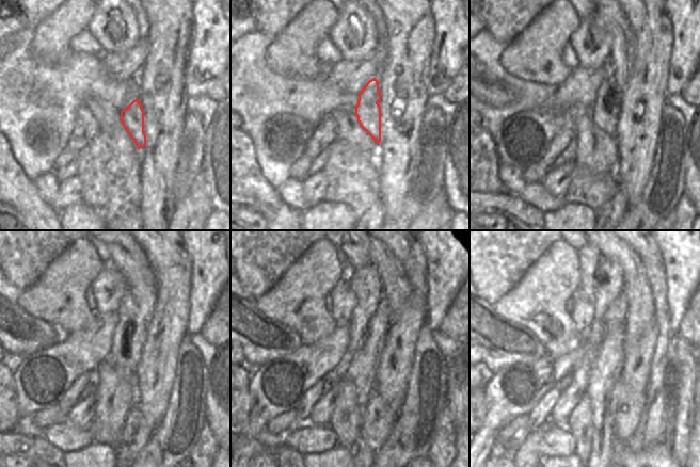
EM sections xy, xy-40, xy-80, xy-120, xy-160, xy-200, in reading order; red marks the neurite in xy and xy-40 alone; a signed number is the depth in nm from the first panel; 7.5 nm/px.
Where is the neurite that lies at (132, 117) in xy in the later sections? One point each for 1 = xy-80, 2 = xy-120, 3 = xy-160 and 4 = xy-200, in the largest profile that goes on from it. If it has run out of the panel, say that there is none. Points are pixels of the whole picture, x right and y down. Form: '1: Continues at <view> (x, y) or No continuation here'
1: Continues at xy-80 (605, 114)
2: Continues at xy-120 (121, 351)
3: Continues at xy-160 (366, 283)
4: Continues at xy-200 (609, 282)

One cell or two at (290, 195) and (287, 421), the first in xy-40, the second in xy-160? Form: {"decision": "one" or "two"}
{"decision": "two"}

